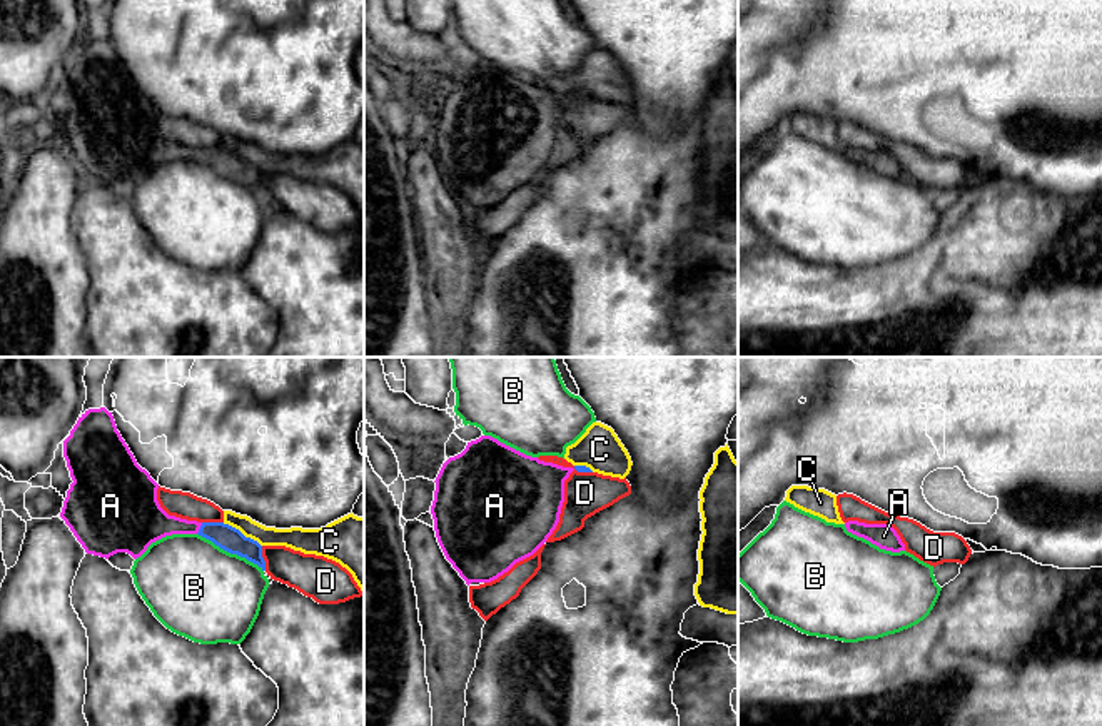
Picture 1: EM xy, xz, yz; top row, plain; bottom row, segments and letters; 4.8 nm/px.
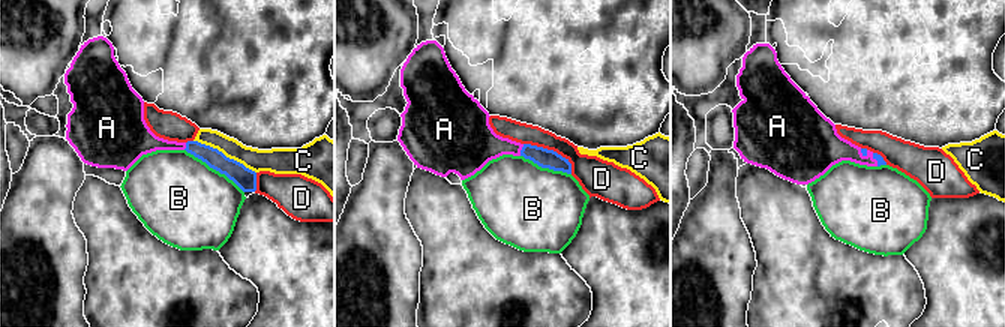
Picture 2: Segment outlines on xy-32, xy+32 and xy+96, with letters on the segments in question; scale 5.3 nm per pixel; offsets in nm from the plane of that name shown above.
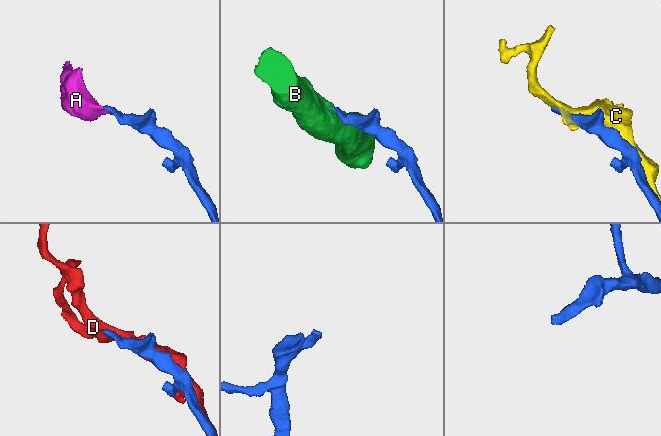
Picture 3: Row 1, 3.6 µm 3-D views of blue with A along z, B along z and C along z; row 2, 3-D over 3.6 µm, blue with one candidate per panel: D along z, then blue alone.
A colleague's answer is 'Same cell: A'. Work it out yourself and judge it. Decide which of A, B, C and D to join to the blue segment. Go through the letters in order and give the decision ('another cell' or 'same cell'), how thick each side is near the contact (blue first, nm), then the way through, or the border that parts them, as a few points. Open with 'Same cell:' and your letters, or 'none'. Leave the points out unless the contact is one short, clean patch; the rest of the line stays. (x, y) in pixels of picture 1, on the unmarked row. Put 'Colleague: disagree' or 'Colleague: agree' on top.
Colleague: agree
Same cell: A
A: same cell; 120 nm thick on the blue side, 190 nm on the other; runs through xy (227, 164), (201, 154), (149, 149)
B: another cell; 120 nm thick on the blue side, 460 nm on the other; border along xy (197, 159), (221, 174), (244, 182), (262, 197)
C: another cell; 120 nm thick on the blue side, 100 nm on the other
D: another cell; 120 nm thick on the blue side, 200 nm on the other

